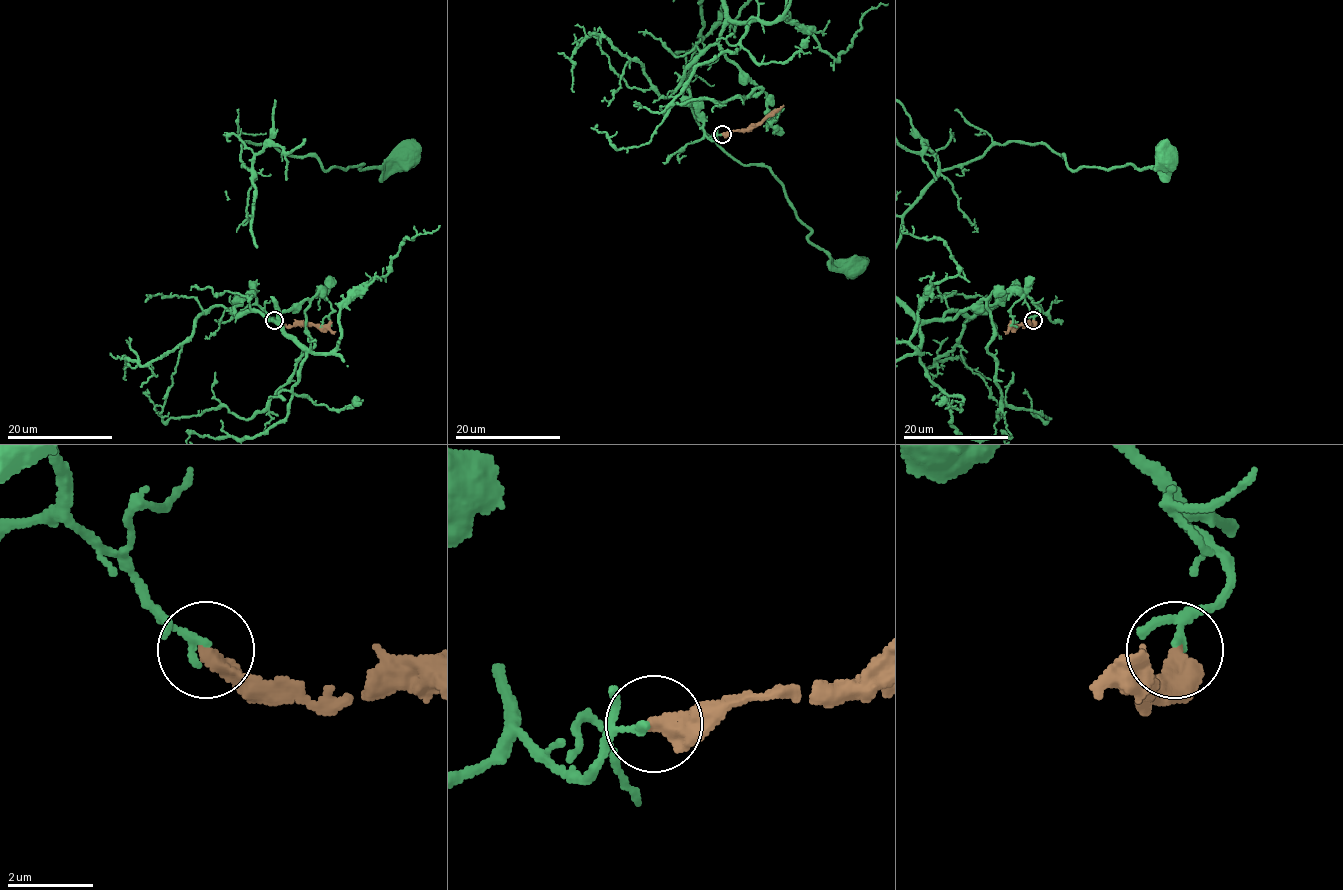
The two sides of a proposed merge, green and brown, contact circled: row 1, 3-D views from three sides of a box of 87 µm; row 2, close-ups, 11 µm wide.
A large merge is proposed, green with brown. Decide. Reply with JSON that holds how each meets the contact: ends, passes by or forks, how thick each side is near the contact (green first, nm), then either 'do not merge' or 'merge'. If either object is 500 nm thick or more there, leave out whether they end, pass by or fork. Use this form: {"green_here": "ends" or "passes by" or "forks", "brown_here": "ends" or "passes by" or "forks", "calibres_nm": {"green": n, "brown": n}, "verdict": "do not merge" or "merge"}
{"green_here": "ends", "brown_here": "ends", "calibres_nm": {"green": 200, "brown": 360}, "verdict": "do not merge"}

